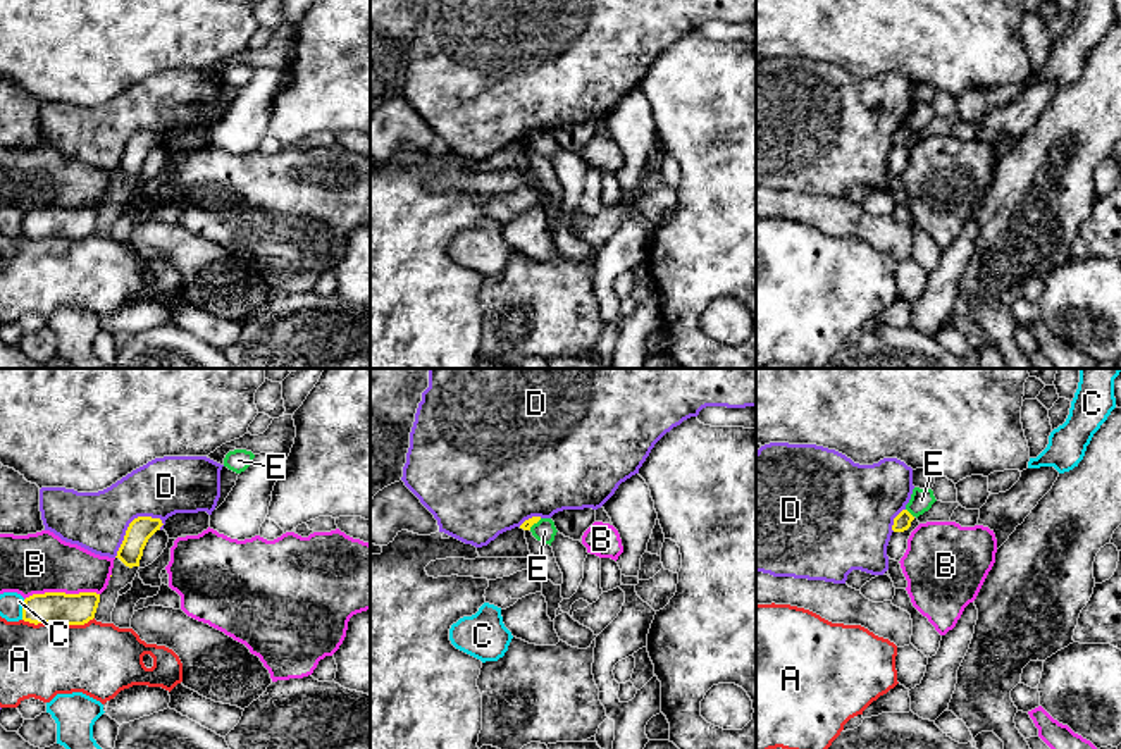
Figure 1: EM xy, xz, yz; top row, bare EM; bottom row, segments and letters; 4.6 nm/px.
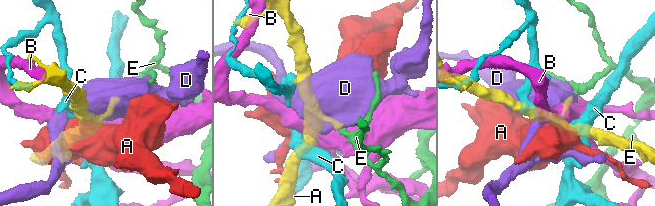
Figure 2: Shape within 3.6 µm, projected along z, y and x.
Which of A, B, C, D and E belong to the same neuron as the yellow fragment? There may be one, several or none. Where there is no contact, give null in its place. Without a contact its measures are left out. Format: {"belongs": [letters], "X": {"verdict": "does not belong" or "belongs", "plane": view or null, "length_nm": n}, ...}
{"belongs": [], "A": {"verdict": "does not belong", "plane": "xy", "length_nm": 340}, "B": {"verdict": "does not belong", "plane": "xy", "length_nm": 360}, "C": {"verdict": "does not belong", "plane": "xy", "length_nm": 100}, "D": {"verdict": "does not belong", "plane": "xy", "length_nm": 280}, "E": {"verdict": "does not belong", "plane": "yz", "length_nm": 60}}

